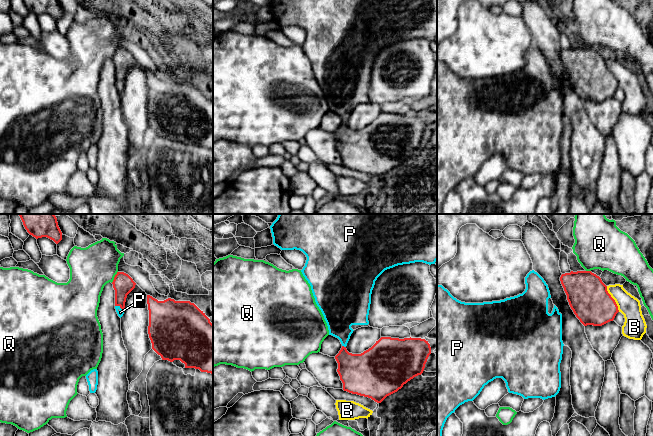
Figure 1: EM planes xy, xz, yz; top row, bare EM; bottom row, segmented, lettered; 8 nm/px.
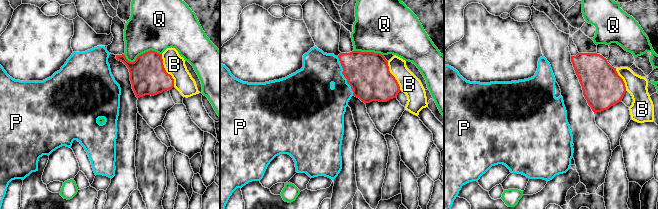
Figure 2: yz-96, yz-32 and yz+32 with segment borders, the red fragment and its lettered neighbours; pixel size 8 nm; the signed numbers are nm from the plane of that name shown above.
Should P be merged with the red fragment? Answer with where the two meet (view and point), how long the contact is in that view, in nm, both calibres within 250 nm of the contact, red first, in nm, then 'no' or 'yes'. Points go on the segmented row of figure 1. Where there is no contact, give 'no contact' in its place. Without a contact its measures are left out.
meets red in xy at (120, 307); contact 90 nm long; 170 nm thick on the red side, 60 nm on the other; yes

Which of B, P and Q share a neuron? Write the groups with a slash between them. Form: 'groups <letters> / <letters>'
groups B / P / Q

